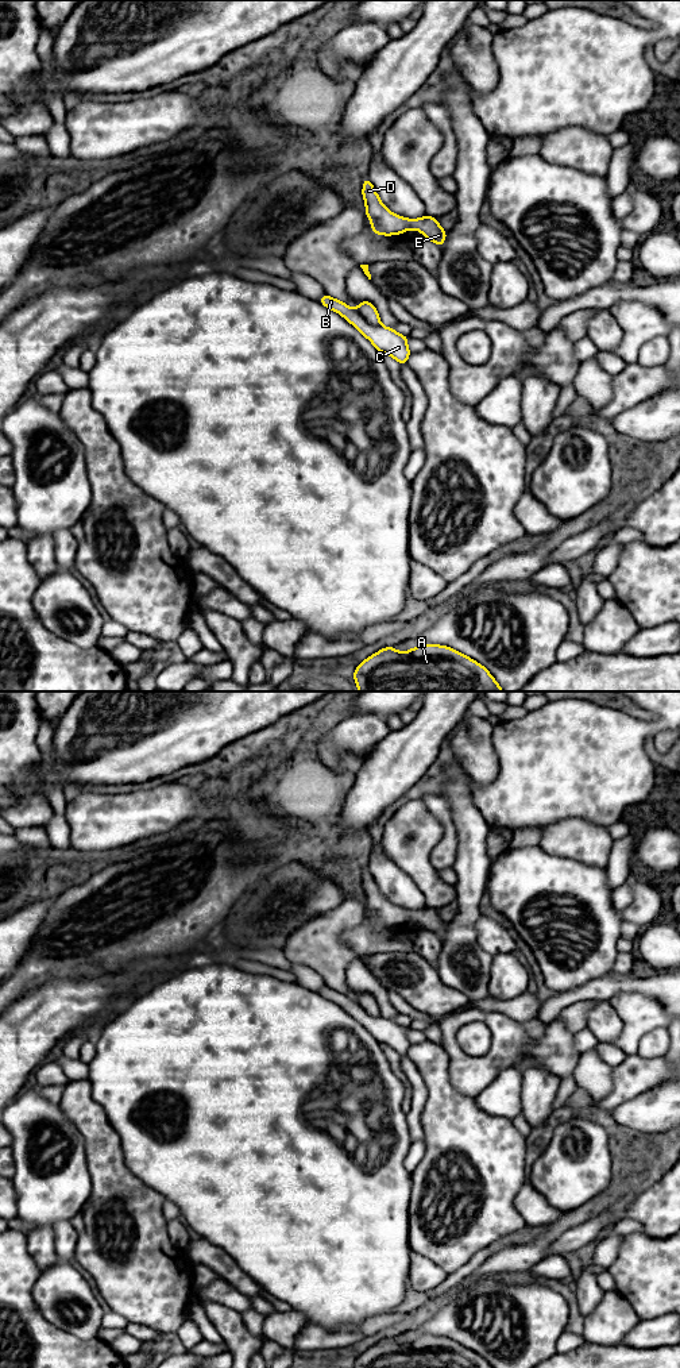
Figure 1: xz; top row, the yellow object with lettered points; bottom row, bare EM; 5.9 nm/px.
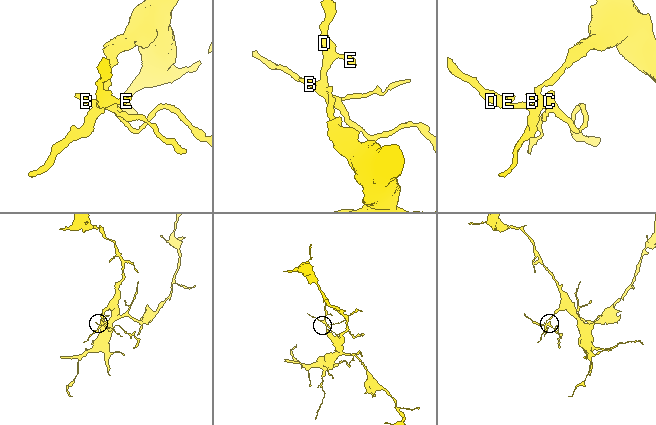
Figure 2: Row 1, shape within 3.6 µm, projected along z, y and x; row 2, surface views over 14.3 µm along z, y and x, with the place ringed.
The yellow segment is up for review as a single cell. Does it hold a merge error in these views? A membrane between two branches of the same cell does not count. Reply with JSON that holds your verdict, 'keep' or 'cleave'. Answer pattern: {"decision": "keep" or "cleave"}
{"decision": "cleave"}

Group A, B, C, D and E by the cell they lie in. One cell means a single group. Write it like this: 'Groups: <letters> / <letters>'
Groups: A D E / B C

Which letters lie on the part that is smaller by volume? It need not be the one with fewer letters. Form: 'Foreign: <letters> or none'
Foreign: B, C

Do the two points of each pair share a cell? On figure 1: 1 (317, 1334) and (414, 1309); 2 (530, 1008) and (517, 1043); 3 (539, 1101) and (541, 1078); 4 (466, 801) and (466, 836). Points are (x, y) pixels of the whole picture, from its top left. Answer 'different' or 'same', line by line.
1: same
2: different
3: same
4: same

